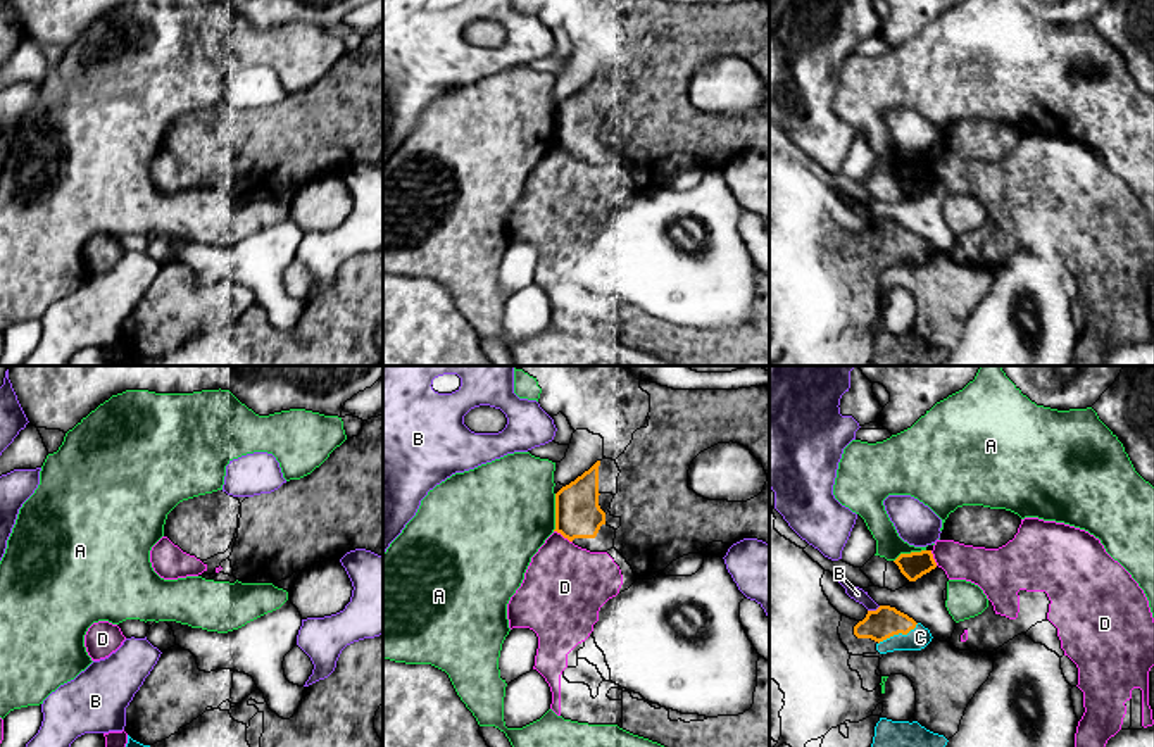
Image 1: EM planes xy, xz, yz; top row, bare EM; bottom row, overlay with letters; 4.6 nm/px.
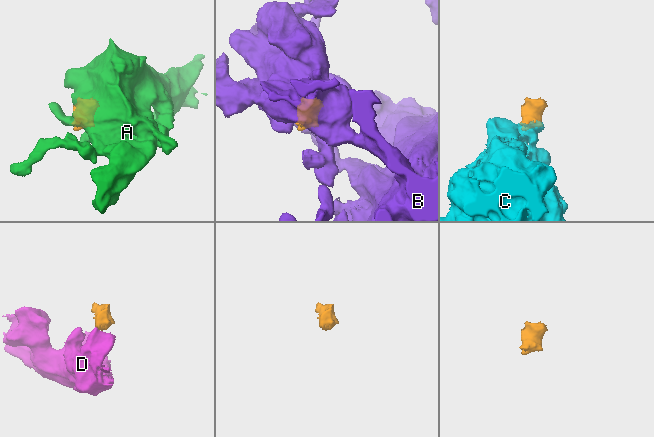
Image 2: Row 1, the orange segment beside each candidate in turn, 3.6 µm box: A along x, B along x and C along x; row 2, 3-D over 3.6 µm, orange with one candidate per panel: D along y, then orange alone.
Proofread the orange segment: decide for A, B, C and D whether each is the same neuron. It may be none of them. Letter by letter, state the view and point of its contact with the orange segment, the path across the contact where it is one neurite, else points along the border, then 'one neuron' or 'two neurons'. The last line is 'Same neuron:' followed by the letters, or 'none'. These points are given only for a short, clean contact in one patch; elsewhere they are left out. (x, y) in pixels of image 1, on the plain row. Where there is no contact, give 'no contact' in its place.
A: xz (556, 126) | two neurons
B: yz (873, 225) | two neurons
C: yz (897, 247) | one neuron
D: xz (563, 149) | along xz (554, 144), (571, 156) | two neurons
Same neuron: C

